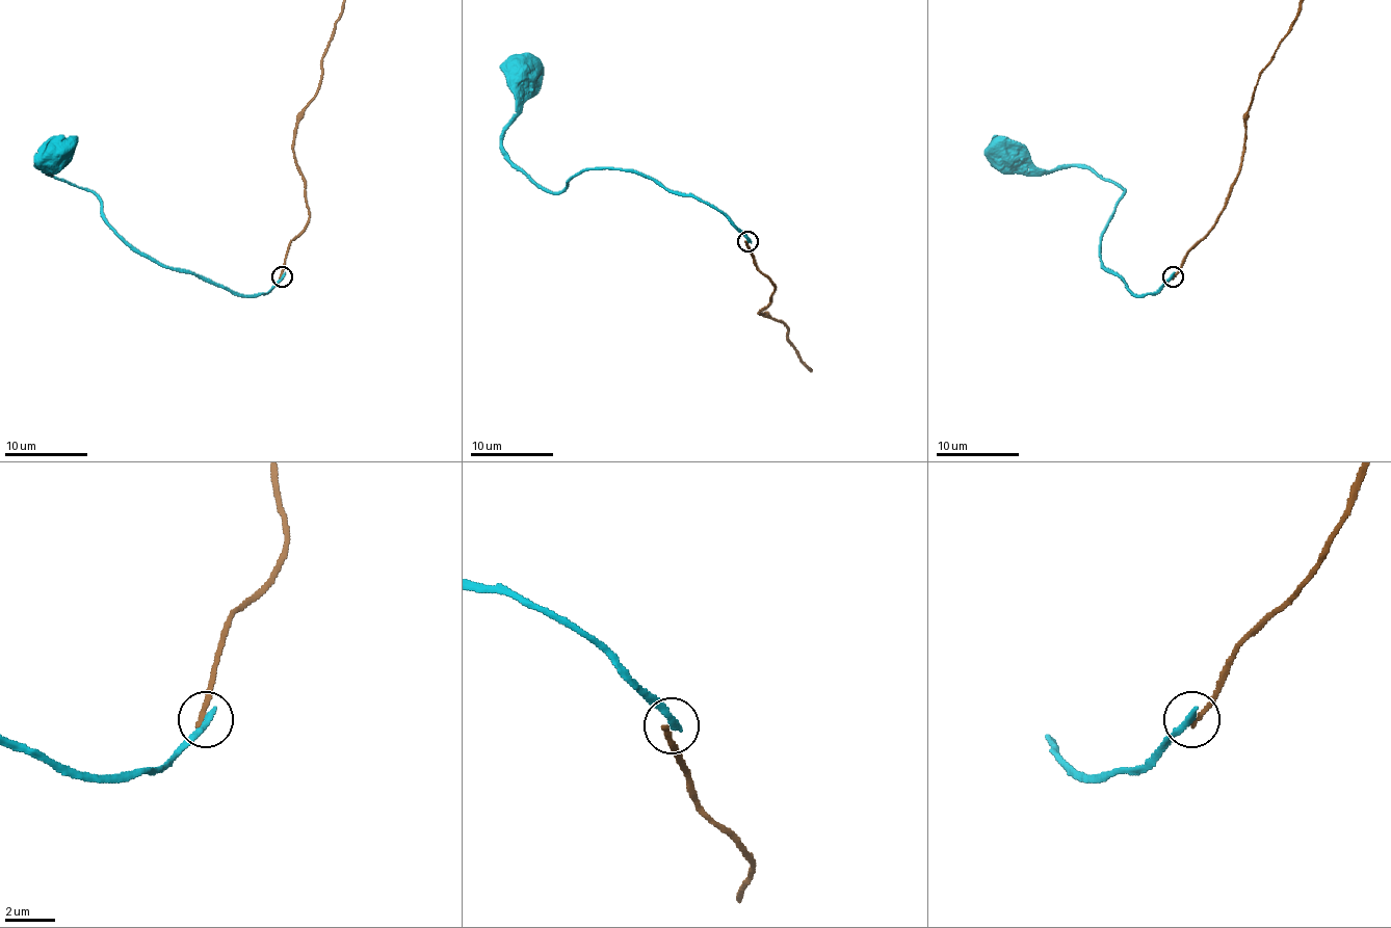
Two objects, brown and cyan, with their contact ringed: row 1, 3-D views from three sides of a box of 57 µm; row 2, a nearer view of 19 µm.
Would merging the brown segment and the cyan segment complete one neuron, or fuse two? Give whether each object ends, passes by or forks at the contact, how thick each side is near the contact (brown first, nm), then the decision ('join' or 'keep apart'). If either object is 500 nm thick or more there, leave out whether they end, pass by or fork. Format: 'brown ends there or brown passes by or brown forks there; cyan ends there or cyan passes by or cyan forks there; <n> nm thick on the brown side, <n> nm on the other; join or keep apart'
brown ends there; cyan ends there; 180 nm thick on the brown side, 280 nm on the other; keep apart

